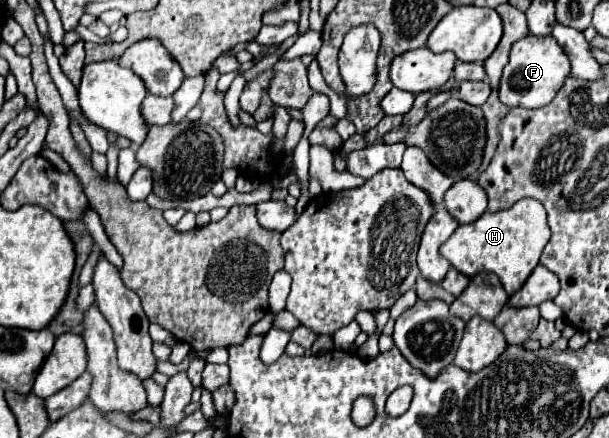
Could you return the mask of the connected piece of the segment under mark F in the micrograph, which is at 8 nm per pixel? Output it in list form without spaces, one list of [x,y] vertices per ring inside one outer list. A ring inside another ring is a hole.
[[[529,35],[513,43],[511,47],[509,63],[505,65],[499,81],[499,101],[507,107],[525,107],[525,109],[545,107],[555,99],[557,91],[561,89],[569,73],[571,73],[571,61],[551,35],[549,37]]]

